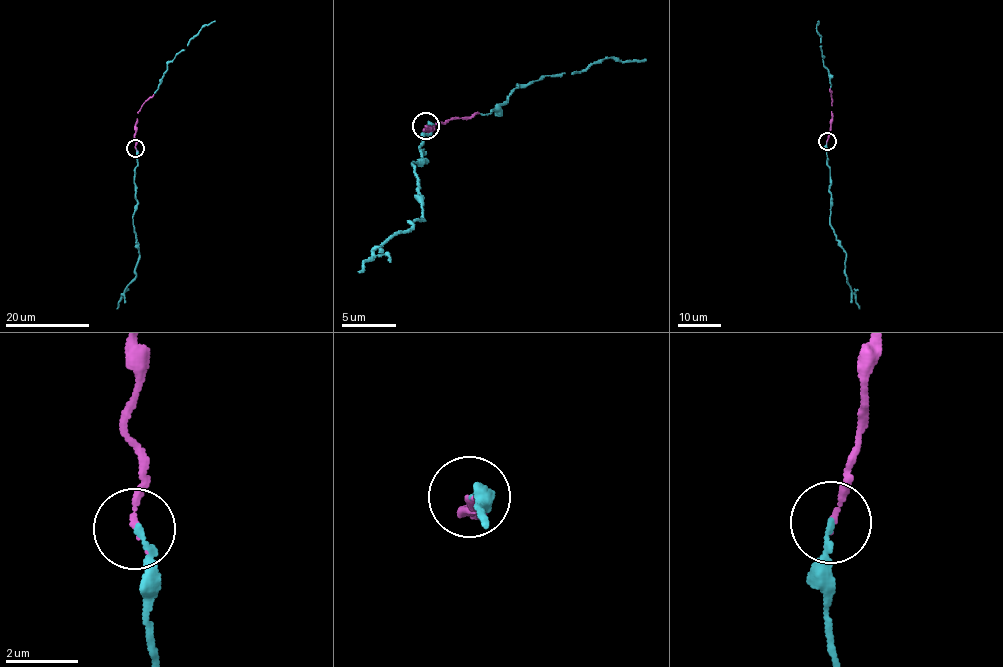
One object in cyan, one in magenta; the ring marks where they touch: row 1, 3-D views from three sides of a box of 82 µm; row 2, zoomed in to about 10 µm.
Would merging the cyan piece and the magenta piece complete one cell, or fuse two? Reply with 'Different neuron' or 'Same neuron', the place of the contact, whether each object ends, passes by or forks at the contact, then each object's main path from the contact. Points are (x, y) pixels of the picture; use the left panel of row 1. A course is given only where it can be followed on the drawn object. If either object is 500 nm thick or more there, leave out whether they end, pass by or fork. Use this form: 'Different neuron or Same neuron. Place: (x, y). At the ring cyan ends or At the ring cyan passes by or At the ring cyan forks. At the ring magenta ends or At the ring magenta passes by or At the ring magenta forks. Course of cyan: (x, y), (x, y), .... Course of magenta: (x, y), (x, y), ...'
Same neuron. Place: (135, 148). At the ring cyan ends. At the ring magenta ends. Course of cyan: (135, 148), (138, 205), (132, 217), (139, 259), (135, 279), (122, 294), (117, 309). Course of magenta: (135, 148), (138, 112), (153, 94)

